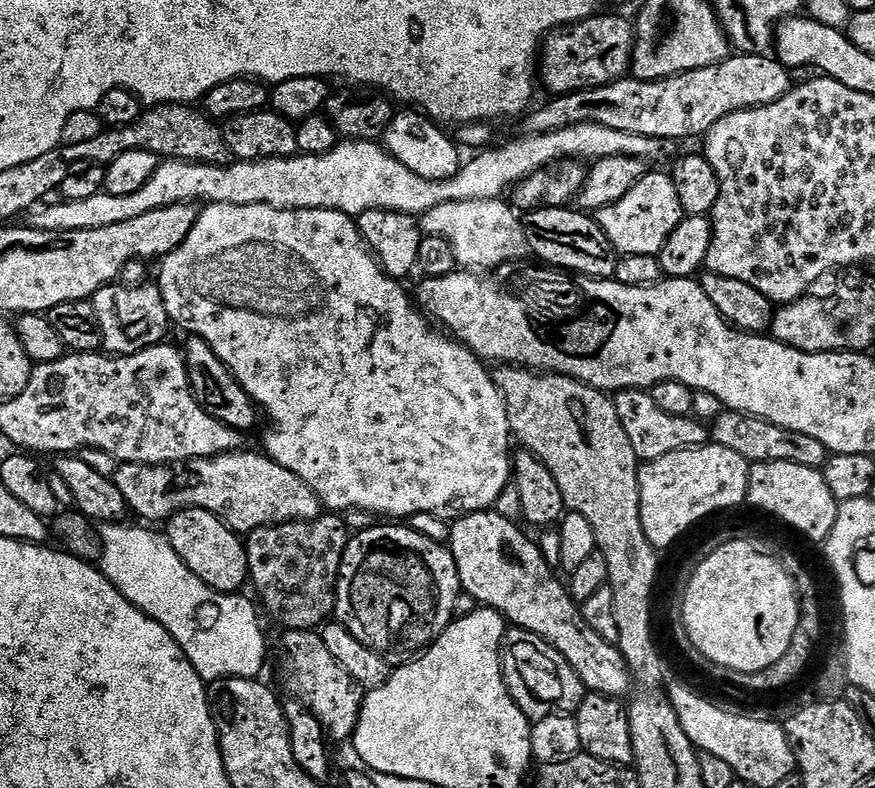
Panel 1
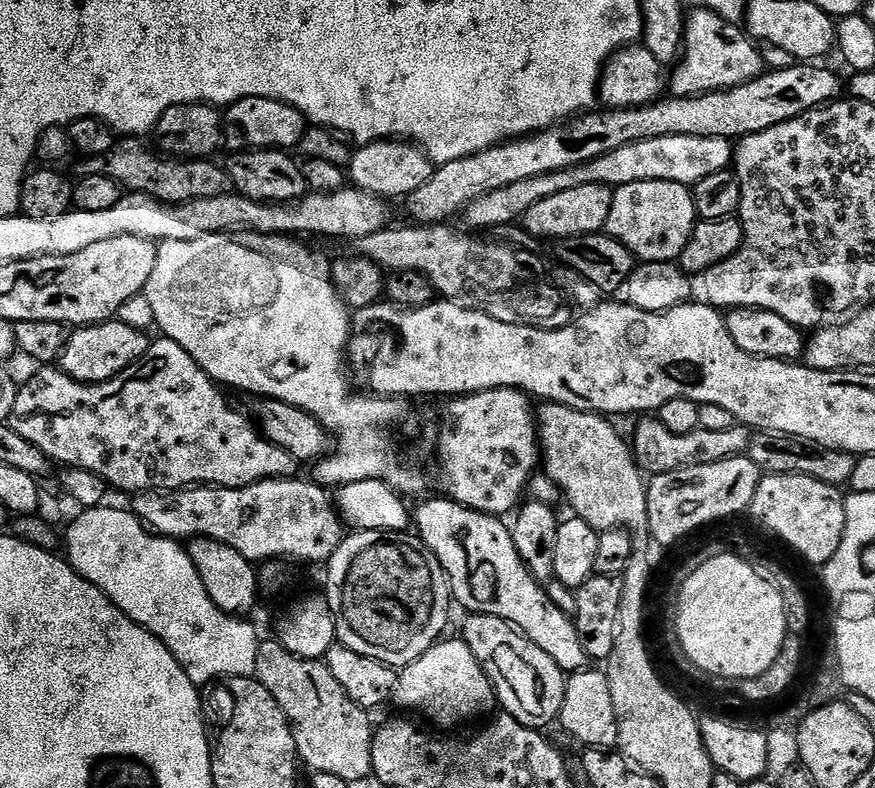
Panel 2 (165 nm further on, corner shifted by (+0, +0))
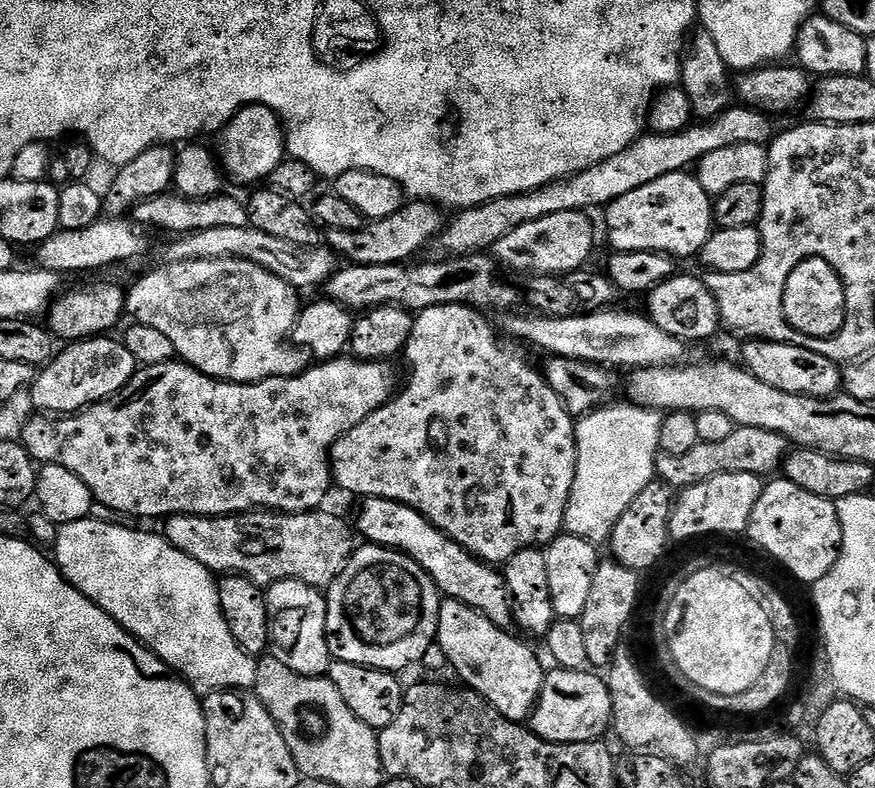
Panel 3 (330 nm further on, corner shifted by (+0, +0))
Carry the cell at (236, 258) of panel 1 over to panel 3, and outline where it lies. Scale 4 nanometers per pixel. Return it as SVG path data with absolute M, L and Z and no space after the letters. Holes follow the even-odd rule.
M241 256L189 259L176 261L173 264L164 262L161 265L161 268L156 268L153 272L146 273L132 289L130 287L127 289L126 312L129 317L132 315L131 319L135 323L154 326L154 330L166 334L166 338L170 338L170 342L174 342L174 350L177 357L183 360L185 364L196 368L202 374L213 376L216 380L229 380L231 384L253 384L271 376L297 376L299 372L303 372L305 368L309 367L309 353L305 349L298 348L295 344L289 342L292 335L292 327L296 324L296 317L300 315L302 300L296 297L299 296L297 289L293 288L282 277L274 275L270 270L250 260L244 260Z

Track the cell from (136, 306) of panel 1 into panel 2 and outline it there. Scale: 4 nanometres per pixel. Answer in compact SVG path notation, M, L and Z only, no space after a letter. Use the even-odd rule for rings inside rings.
M115 318L102 324L80 326L71 333L58 367L61 372L83 384L101 384L125 372L135 360L143 360L149 343L145 333Z

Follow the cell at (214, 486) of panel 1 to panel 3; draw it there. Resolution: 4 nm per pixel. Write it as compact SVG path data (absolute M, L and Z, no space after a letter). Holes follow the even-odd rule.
M257 510L254 512L235 512L232 516L180 516L178 523L184 527L185 536L184 541L182 541L184 552L190 554L190 558L202 562L202 566L209 568L214 574L245 576L261 586L267 586L279 580L304 580L310 586L324 590L327 589L329 584L334 582L334 578L338 578L338 574L342 574L346 562L351 558L354 551L354 543L352 544L352 532L354 536L353 525L349 523L349 521L348 525L342 517L335 516L332 512L324 511L325 510L315 510L313 512L273 512L271 510Z

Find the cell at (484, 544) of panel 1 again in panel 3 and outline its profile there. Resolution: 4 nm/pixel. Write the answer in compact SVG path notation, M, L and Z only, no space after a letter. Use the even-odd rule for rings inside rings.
M369 496L361 504L364 505L360 508L360 517L354 520L354 524L359 535L361 532L367 543L381 544L384 548L395 548L398 552L405 552L410 558L414 558L414 562L418 562L418 566L422 566L422 570L426 570L426 574L432 576L433 582L447 599L457 600L474 610L478 610L483 616L490 618L490 622L494 622L494 626L505 630L513 627L512 602L508 599L508 587L504 584L503 575L493 565L486 564L484 561L476 559L475 556L471 556L466 549L458 546L458 542L454 542L446 533L439 532L435 525L418 510L414 510L402 502Z

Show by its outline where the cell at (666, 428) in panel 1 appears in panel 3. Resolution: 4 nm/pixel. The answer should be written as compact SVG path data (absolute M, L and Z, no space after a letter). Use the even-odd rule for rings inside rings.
M738 426L734 434L728 435L723 442L700 442L686 454L657 452L656 476L674 490L706 482L718 474L754 474L768 478L781 471L789 451L790 441L774 430L762 430L758 426Z

